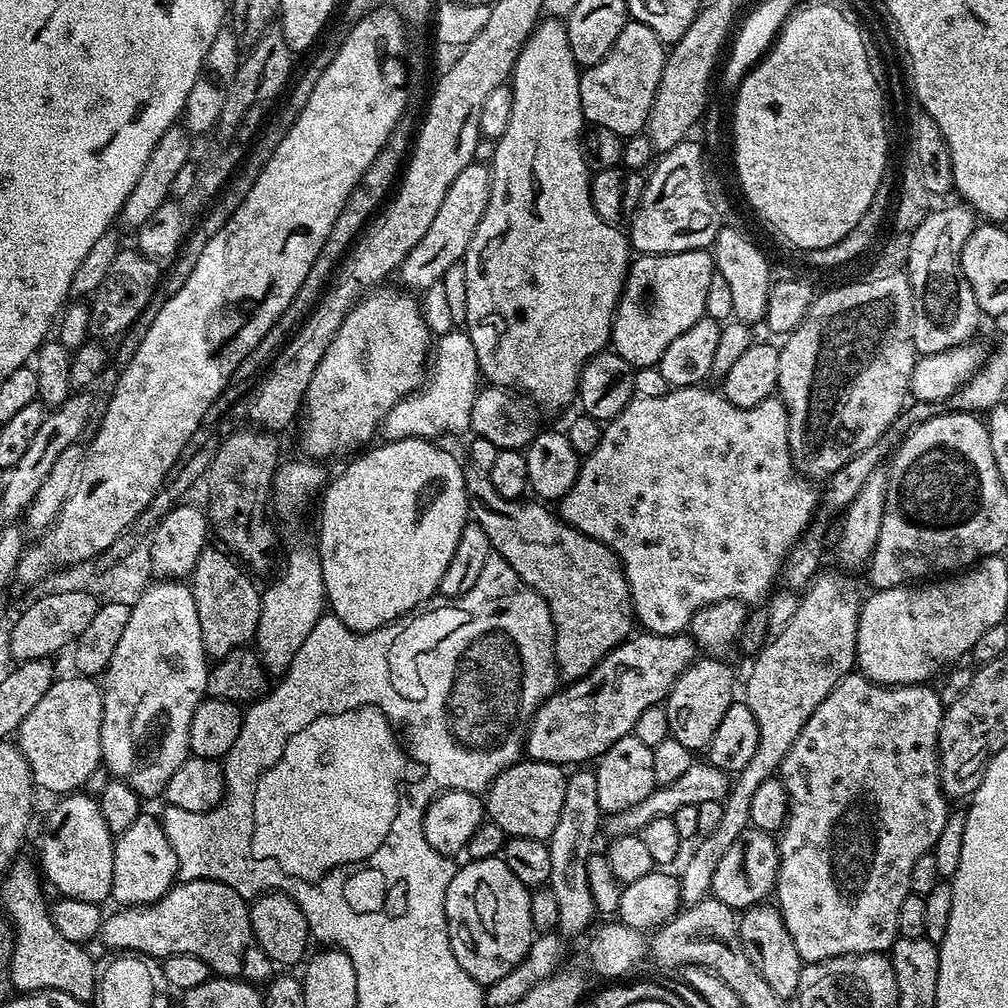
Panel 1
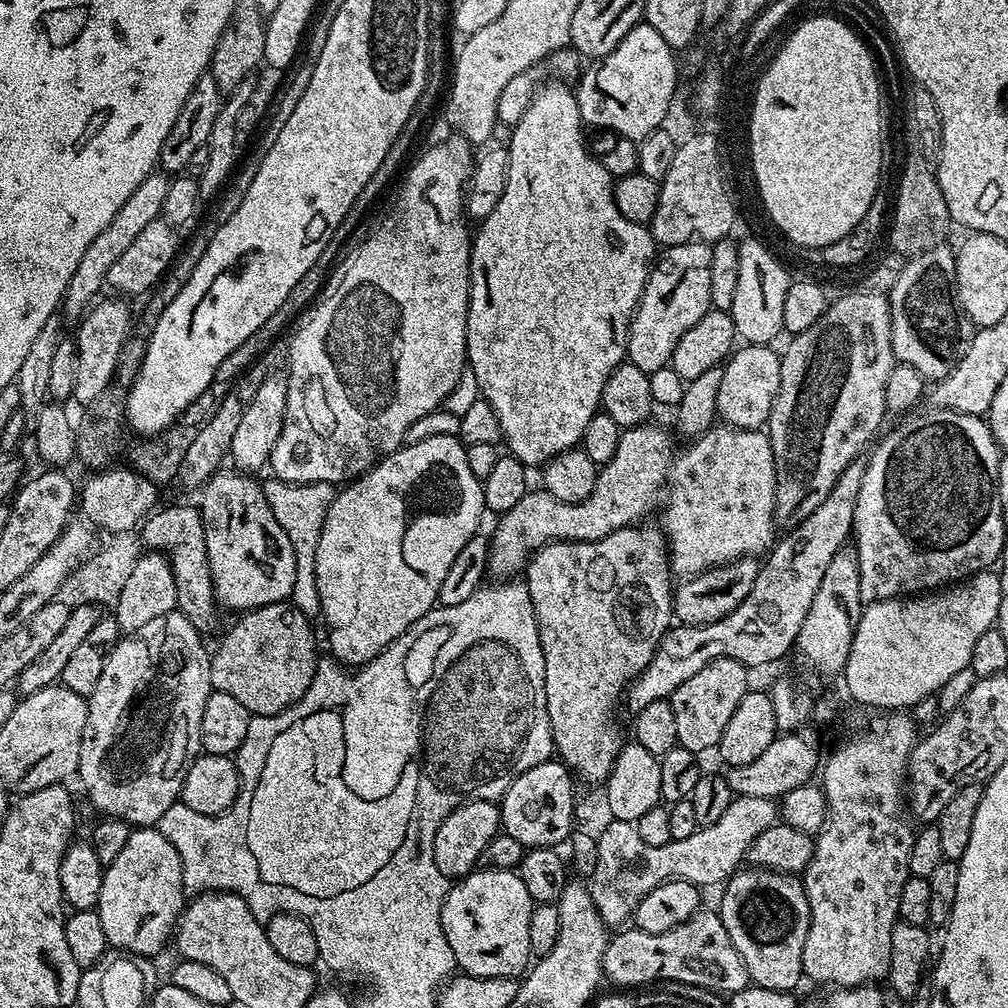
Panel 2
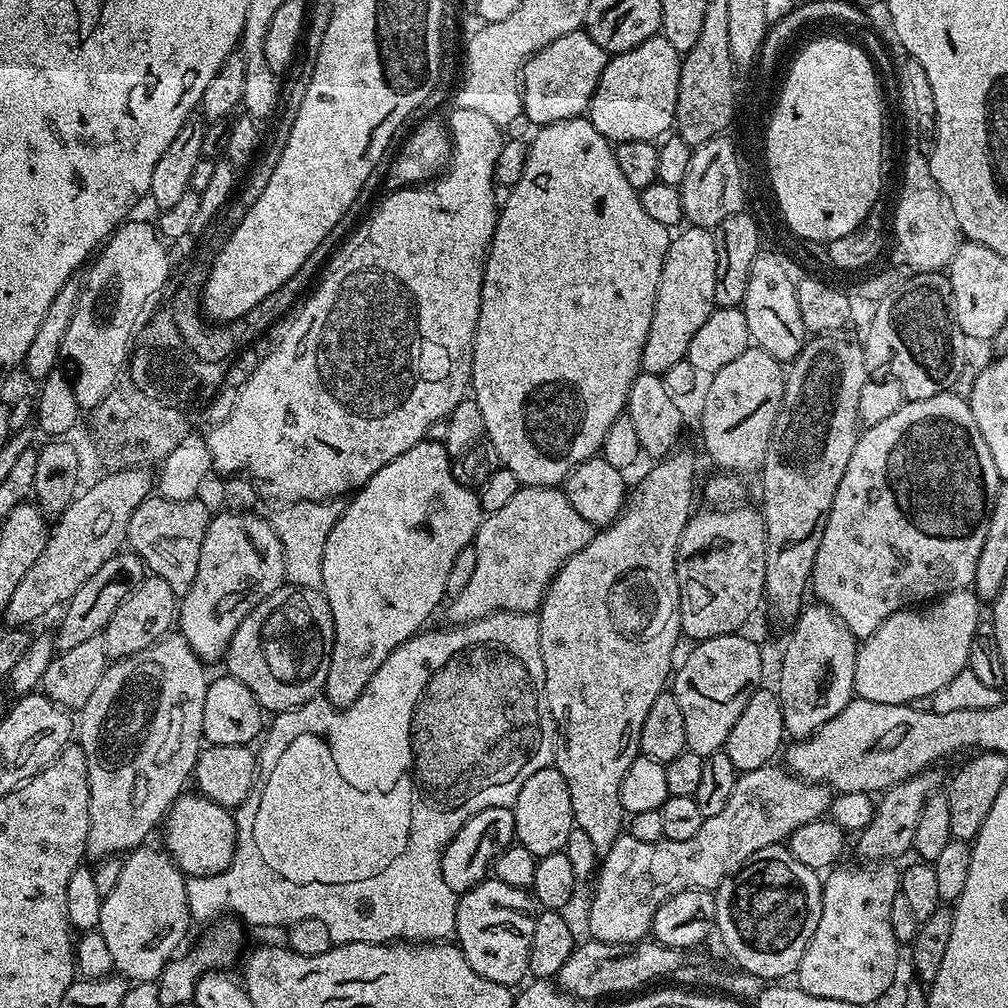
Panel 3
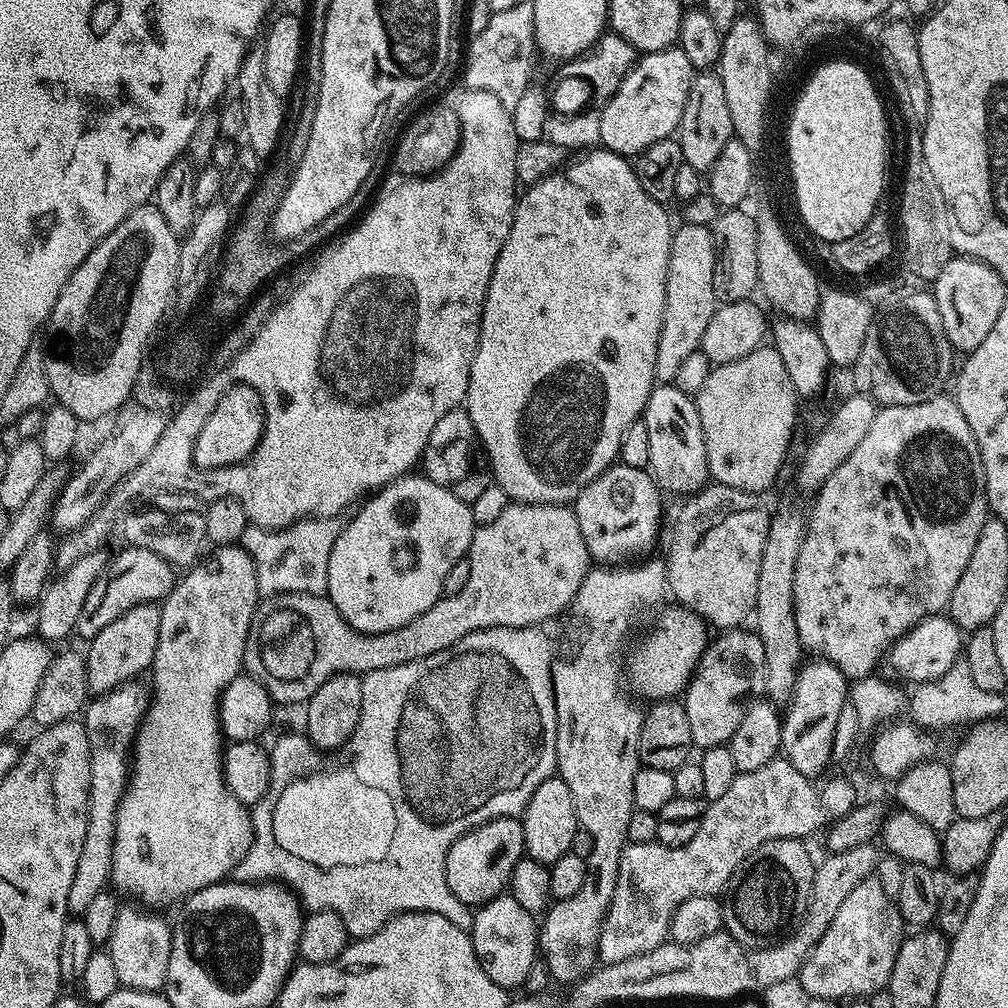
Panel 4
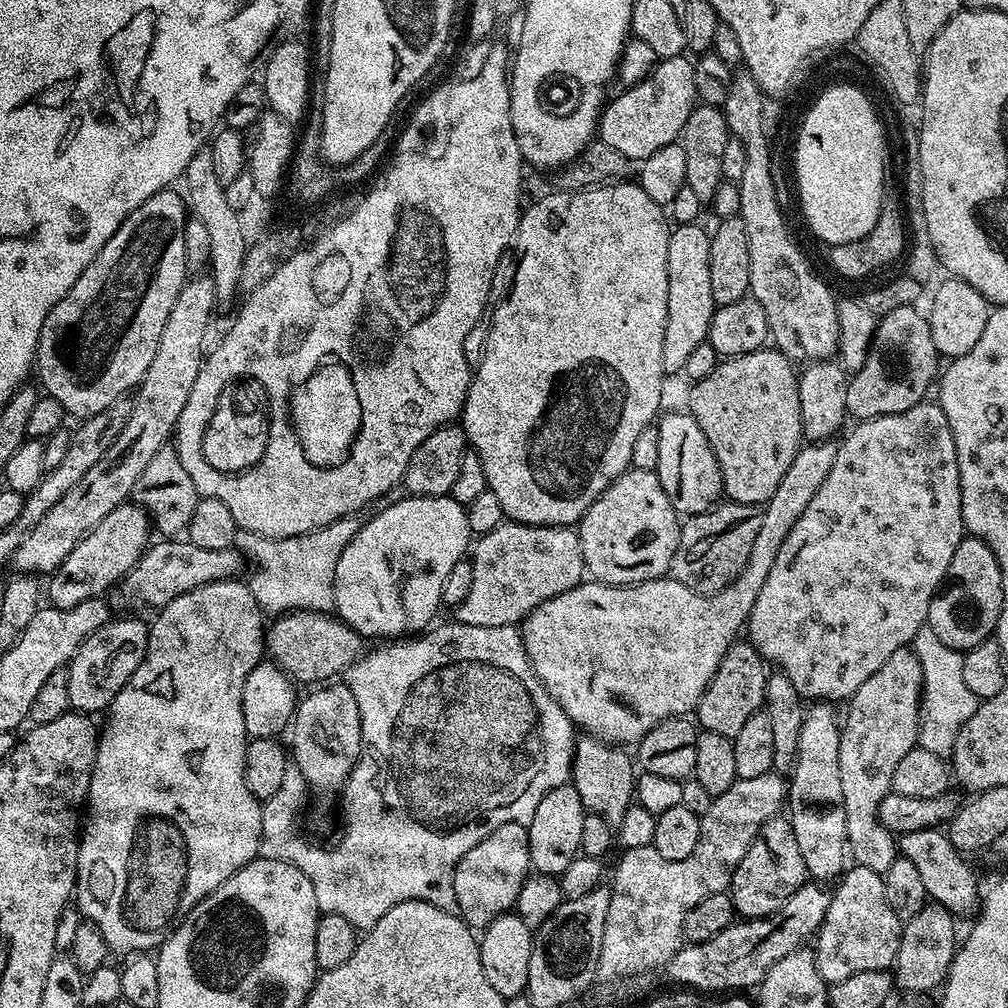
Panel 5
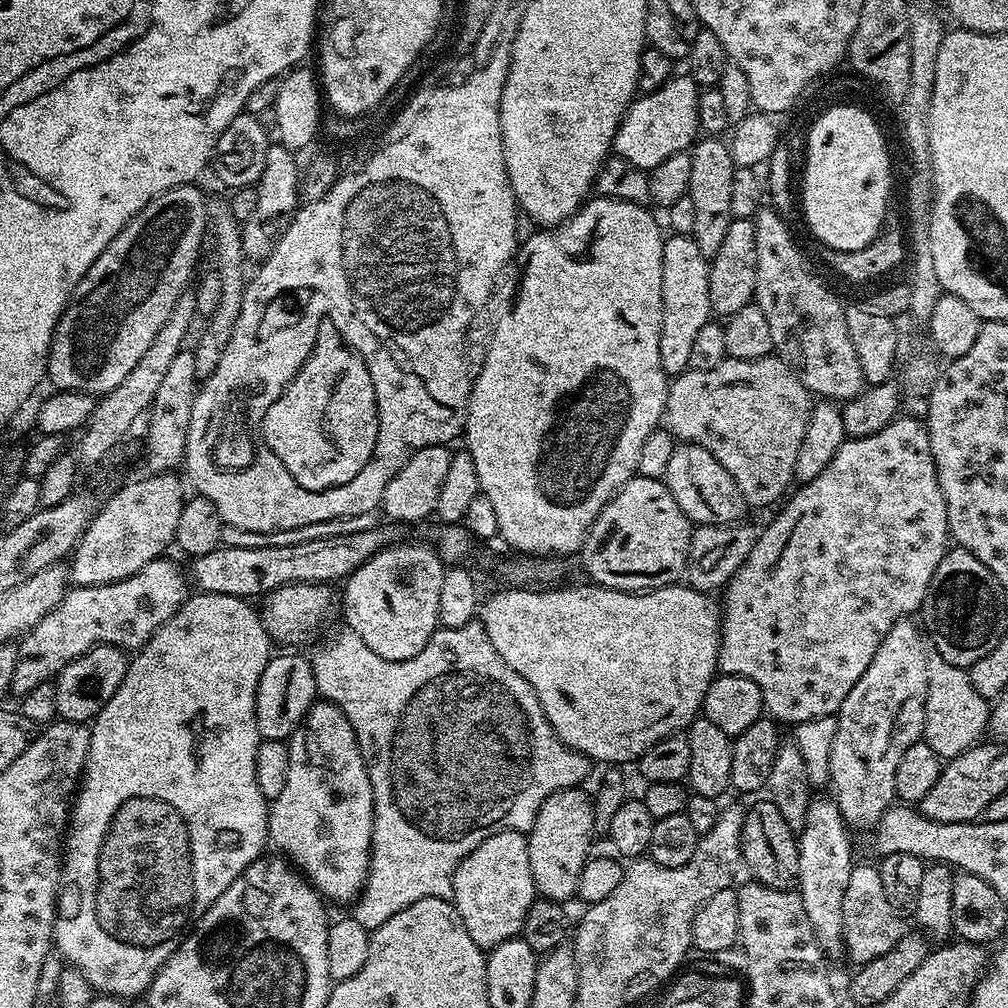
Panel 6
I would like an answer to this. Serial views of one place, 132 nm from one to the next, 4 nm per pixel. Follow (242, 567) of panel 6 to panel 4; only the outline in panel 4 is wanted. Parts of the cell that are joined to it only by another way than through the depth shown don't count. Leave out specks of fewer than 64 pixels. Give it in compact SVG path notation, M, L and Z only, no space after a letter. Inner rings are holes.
M124 546L117 556L109 559L104 573L97 578L94 586L90 586L90 594L82 606L82 614L78 614L75 635L91 638L102 630L102 626L110 626L114 618L122 618L126 610L139 604L154 604L163 601L172 593L172 587L178 579L173 565L163 560L154 550L146 550L139 546Z

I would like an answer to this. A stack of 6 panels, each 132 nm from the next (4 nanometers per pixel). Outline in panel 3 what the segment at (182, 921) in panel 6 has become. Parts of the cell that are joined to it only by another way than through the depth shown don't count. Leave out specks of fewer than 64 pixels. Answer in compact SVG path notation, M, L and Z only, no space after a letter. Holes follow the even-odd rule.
M220 510L208 522L206 538L202 538L202 554L198 554L198 574L194 574L194 582L190 590L178 604L178 632L184 636L194 654L205 662L225 659L230 642L234 638L234 630L274 590L278 590L285 583L284 555L282 542L278 542L278 534L274 534L271 523L255 511L234 512ZM181 794L162 821L168 856L185 877L213 876L230 866L236 853L236 821L229 809L199 794Z

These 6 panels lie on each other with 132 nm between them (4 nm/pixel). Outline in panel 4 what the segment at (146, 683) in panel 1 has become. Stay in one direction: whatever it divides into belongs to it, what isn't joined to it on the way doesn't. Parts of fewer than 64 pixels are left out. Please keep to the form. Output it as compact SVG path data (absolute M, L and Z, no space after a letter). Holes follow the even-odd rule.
M129 682L97 695L82 713L86 738L90 742L90 802L86 842L82 842L82 854L78 858L78 867L74 870L74 883L70 885L68 910L72 914L84 913L91 900L109 887L112 878L116 811L128 788L130 757L140 723L144 721L150 703L149 685L140 683L144 682Z

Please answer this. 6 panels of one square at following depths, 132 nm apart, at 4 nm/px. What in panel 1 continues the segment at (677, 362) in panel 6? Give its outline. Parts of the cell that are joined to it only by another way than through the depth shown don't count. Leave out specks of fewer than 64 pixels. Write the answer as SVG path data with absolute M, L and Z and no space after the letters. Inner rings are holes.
M711 251L698 252L667 252L664 256L651 254L641 255L631 261L628 269L628 279L624 281L624 293L616 304L616 313L612 319L611 347L633 369L650 368L659 365L662 354L666 354L666 346L678 338L694 322L704 317L706 294L710 290L710 282L714 275L714 256Z

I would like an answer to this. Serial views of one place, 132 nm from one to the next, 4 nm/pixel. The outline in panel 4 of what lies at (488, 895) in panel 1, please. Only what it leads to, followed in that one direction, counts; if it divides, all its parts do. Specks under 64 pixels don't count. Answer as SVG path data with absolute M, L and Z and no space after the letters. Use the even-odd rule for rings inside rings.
M501 894L475 909L470 929L474 954L490 974L490 978L505 990L519 989L530 970L538 963L538 920L523 906L518 906L510 894Z

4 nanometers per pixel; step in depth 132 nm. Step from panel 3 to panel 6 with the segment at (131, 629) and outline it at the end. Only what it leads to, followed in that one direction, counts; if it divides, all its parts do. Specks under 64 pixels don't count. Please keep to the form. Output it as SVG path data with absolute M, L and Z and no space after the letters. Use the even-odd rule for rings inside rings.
M95 644L86 650L74 662L70 662L58 673L56 685L56 714L61 720L88 724L95 720L97 714L114 698L114 690L122 686L130 656L125 649L115 648L113 644Z

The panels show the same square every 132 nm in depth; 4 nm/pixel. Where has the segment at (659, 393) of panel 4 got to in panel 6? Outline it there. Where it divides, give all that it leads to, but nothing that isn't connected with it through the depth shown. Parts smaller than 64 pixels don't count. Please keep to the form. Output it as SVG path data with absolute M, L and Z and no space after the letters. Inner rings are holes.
M677 443L674 454L666 465L663 482L670 494L674 494L674 502L678 502L688 519L697 525L730 524L739 521L743 517L740 515L746 512L742 490L738 490L734 478L722 470L722 462L718 462L710 450L697 444Z

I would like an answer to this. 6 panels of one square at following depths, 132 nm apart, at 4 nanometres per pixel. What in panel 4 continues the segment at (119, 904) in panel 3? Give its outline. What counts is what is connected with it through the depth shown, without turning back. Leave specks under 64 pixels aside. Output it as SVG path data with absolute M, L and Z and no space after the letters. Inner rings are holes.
M121 907L106 950L113 959L119 982L123 987L138 989L139 992L161 991L164 987L166 970L169 969L173 929L160 914L136 908Z

